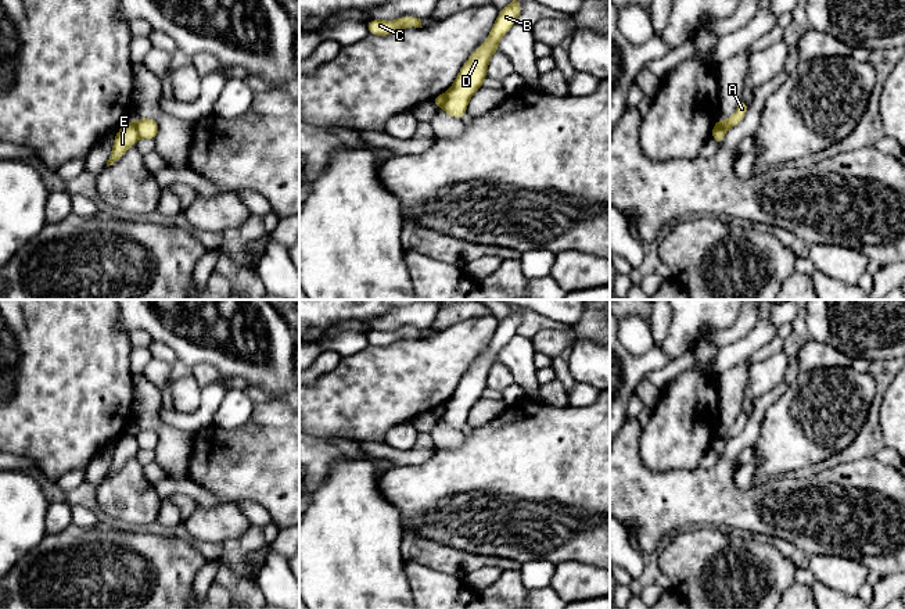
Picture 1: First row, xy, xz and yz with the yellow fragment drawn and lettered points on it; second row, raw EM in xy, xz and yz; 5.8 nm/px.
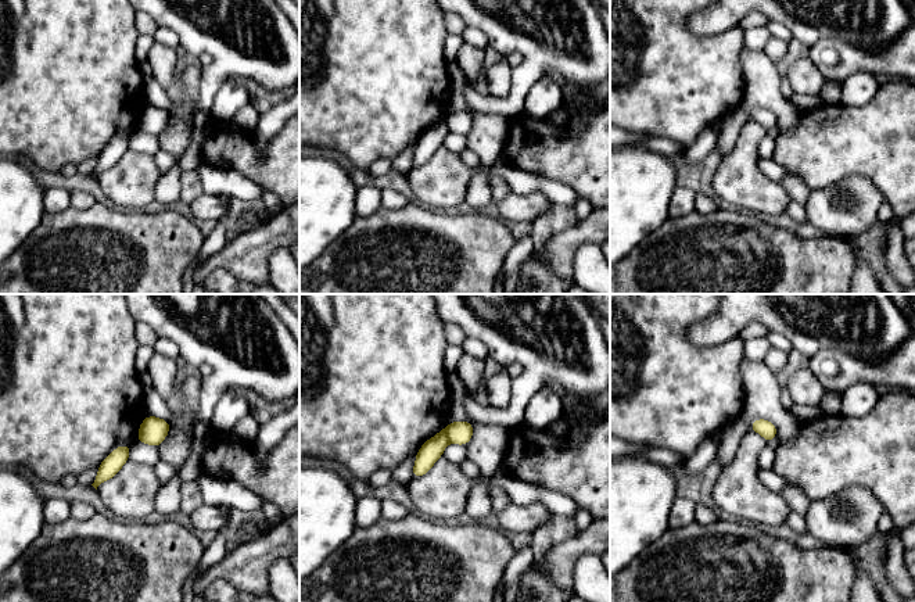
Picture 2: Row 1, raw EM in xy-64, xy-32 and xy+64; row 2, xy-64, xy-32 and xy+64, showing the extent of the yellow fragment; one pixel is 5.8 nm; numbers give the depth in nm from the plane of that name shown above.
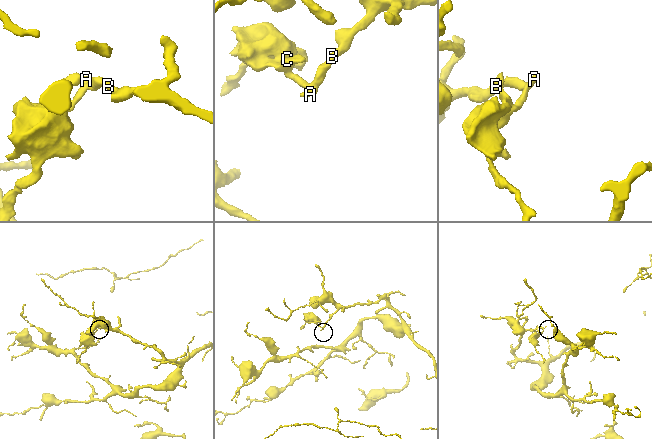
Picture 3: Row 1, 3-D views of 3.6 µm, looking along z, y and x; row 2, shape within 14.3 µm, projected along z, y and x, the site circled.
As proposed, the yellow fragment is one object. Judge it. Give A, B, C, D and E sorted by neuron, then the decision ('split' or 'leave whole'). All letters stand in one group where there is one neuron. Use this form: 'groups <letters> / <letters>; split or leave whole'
groups A B D / C E; split

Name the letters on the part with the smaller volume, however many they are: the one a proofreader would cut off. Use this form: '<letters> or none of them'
C, E

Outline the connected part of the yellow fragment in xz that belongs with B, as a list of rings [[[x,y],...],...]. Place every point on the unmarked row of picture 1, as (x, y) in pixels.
[[[513,308],[513,312],[499,322],[488,350],[468,368],[453,395],[445,404],[442,419],[450,427],[462,430],[471,406],[482,398],[482,391],[488,387],[489,369],[498,362],[500,350],[517,333],[521,323],[520,312],[521,309]]]

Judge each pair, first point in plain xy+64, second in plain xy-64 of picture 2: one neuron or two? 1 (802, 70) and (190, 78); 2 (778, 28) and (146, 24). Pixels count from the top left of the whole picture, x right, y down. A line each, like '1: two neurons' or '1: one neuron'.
1: one neuron
2: two neurons

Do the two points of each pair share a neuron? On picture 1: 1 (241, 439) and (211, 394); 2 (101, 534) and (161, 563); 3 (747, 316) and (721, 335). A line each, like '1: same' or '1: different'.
1: different
2: same
3: same

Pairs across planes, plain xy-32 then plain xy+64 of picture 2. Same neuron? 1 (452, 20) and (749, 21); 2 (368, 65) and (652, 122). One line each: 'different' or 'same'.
1: same
2: same

